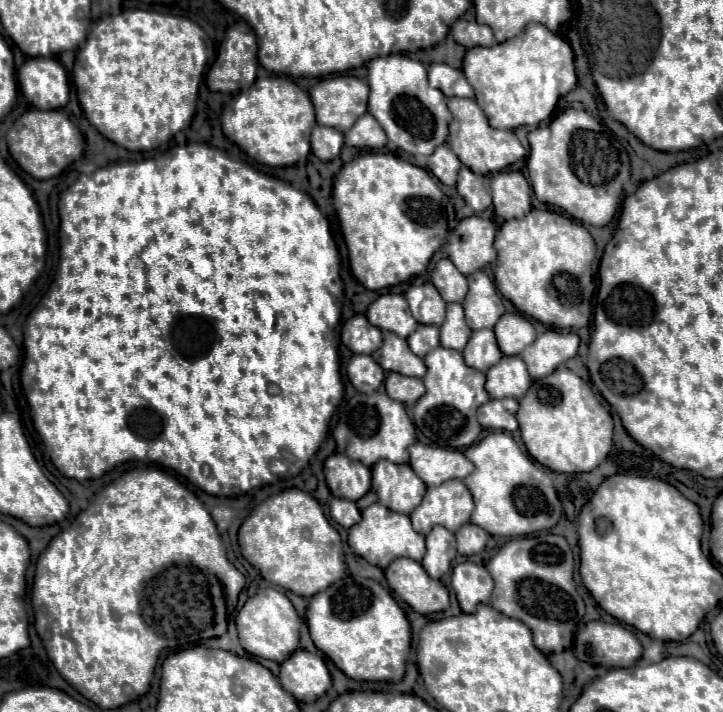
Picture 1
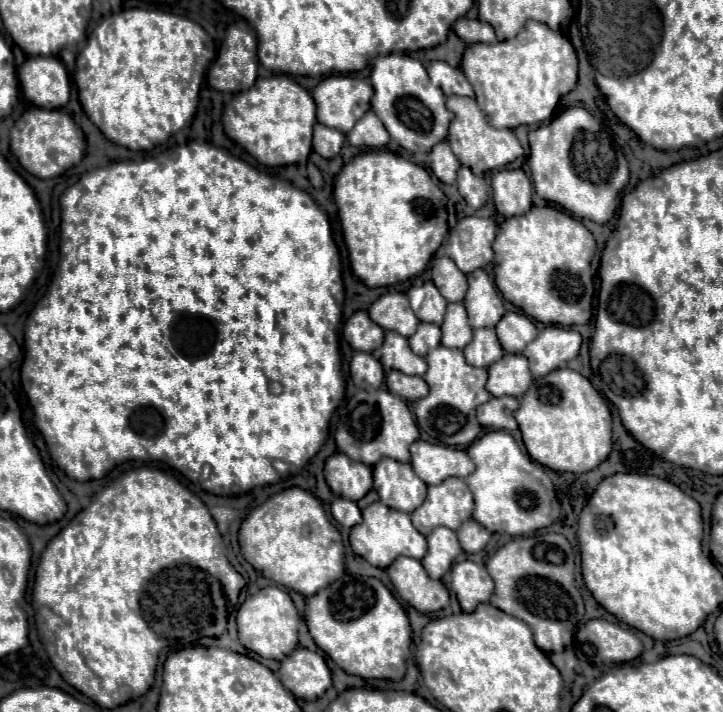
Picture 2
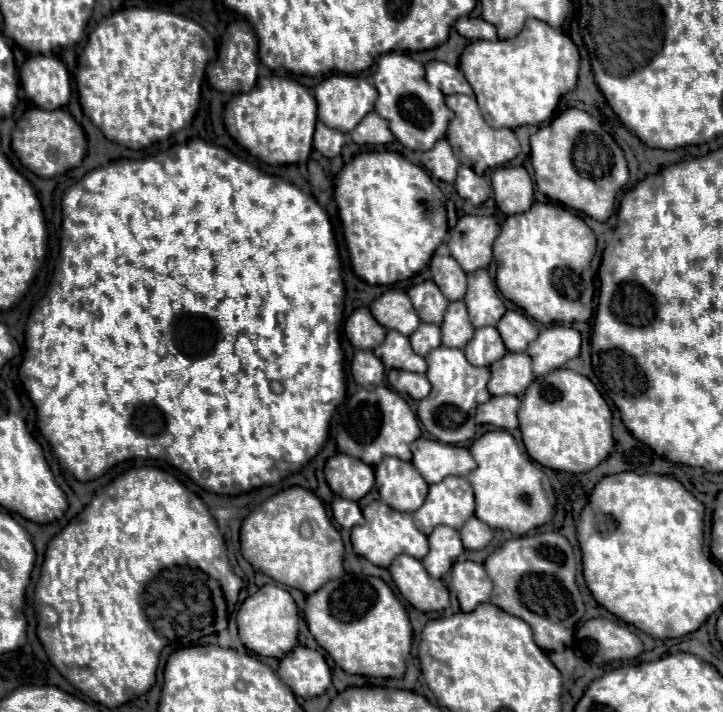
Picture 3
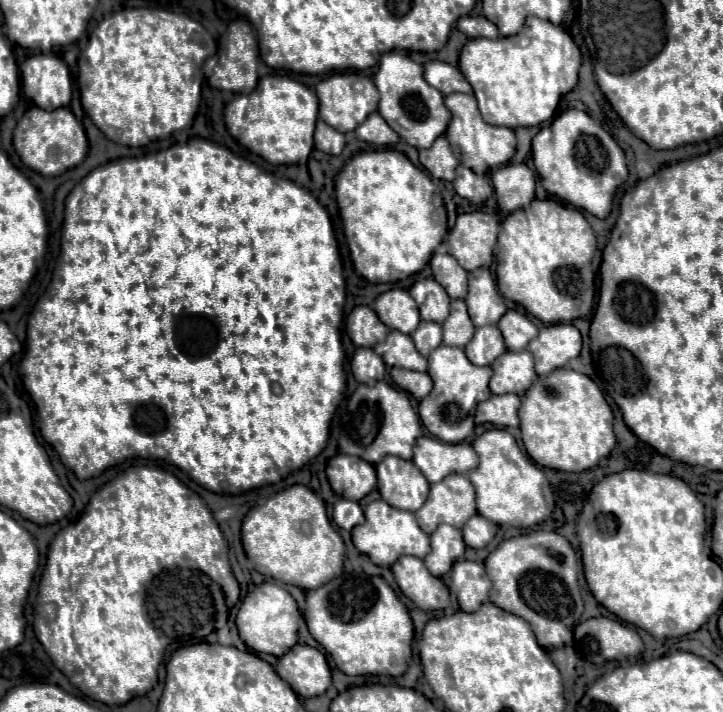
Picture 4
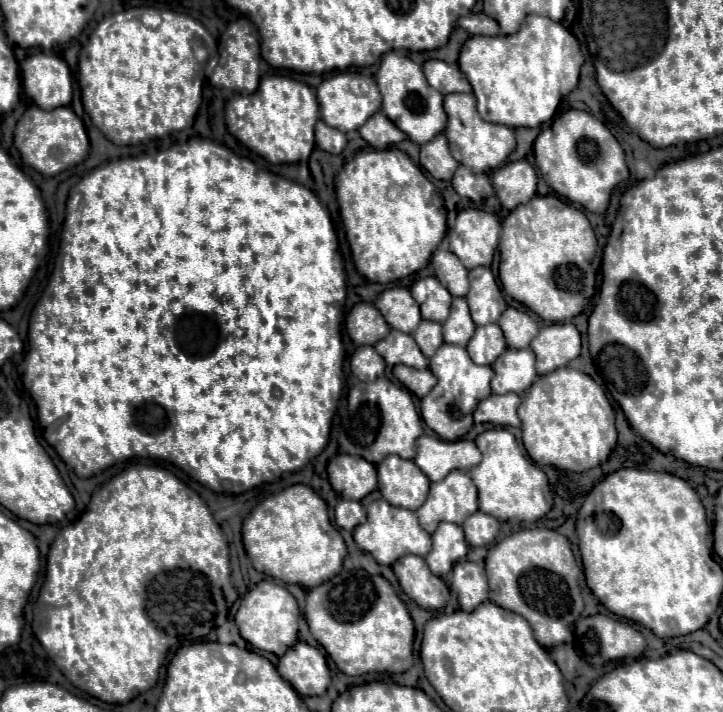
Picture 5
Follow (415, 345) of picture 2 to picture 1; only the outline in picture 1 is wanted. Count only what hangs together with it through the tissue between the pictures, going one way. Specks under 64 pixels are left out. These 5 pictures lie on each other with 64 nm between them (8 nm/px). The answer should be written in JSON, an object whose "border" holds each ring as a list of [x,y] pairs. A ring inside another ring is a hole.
{"border":[[[420,324],[420,326],[416,328],[416,332],[408,336],[408,346],[410,346],[410,350],[412,350],[416,356],[424,358],[428,350],[432,350],[432,348],[438,346],[438,338],[440,338],[440,332],[438,332],[436,326]]]}

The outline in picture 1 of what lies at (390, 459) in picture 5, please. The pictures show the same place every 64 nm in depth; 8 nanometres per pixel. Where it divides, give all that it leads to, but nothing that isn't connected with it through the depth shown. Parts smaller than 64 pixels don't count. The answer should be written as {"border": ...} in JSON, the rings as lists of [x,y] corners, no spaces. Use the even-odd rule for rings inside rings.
{"border":[[[380,460],[372,466],[372,490],[386,508],[410,514],[424,498],[426,484],[412,472],[408,464]]]}

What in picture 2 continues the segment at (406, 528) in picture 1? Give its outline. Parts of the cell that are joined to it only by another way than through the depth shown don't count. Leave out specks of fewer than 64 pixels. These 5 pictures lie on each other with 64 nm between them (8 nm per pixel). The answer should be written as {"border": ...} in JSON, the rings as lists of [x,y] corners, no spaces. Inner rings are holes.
{"border":[[[374,502],[362,512],[362,516],[364,516],[364,522],[356,524],[350,532],[350,546],[354,554],[368,560],[372,566],[388,568],[388,564],[392,564],[392,560],[396,560],[398,556],[410,556],[410,558],[422,560],[422,556],[426,554],[426,538],[420,532],[416,532],[416,528],[412,526],[410,514],[404,514],[380,502]]]}

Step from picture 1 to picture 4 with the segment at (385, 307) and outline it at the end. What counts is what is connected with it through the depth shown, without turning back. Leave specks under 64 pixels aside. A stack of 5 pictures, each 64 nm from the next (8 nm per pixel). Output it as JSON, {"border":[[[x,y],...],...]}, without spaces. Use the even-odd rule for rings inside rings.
{"border":[[[392,288],[380,294],[374,300],[372,308],[388,328],[400,330],[402,334],[412,334],[420,322],[416,302],[412,300],[412,296],[408,296],[406,290],[400,288]]]}

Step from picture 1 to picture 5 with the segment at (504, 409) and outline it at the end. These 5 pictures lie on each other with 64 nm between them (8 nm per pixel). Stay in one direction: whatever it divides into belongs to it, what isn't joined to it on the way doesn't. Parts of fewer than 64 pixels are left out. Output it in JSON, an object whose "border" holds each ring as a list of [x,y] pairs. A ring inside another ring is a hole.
{"border":[[[514,392],[504,396],[492,394],[478,404],[474,412],[474,422],[488,422],[496,426],[520,426],[520,418],[516,414],[518,404],[520,398]]]}

